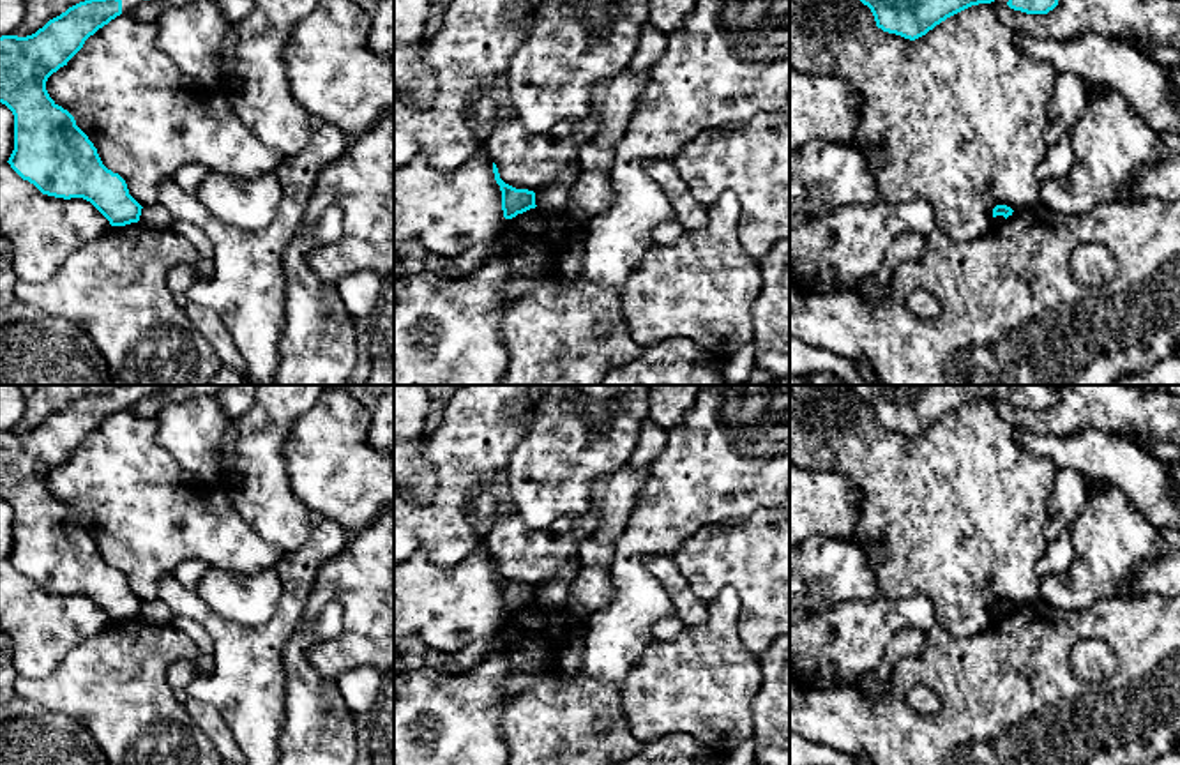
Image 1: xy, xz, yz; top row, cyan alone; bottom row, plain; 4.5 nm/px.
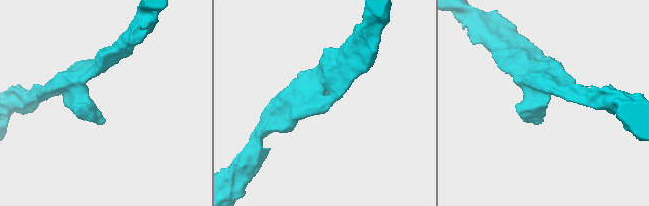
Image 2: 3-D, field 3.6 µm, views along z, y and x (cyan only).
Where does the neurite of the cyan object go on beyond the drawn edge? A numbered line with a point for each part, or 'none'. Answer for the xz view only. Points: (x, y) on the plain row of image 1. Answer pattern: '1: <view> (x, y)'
none

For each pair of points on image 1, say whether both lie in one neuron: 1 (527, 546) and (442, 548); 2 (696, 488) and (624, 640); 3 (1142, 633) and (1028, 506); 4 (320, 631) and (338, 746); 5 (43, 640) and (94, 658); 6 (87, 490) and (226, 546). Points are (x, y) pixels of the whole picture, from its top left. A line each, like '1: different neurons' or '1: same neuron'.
1: different neurons
2: same neuron
3: different neurons
4: same neuron
5: different neurons
6: same neuron

